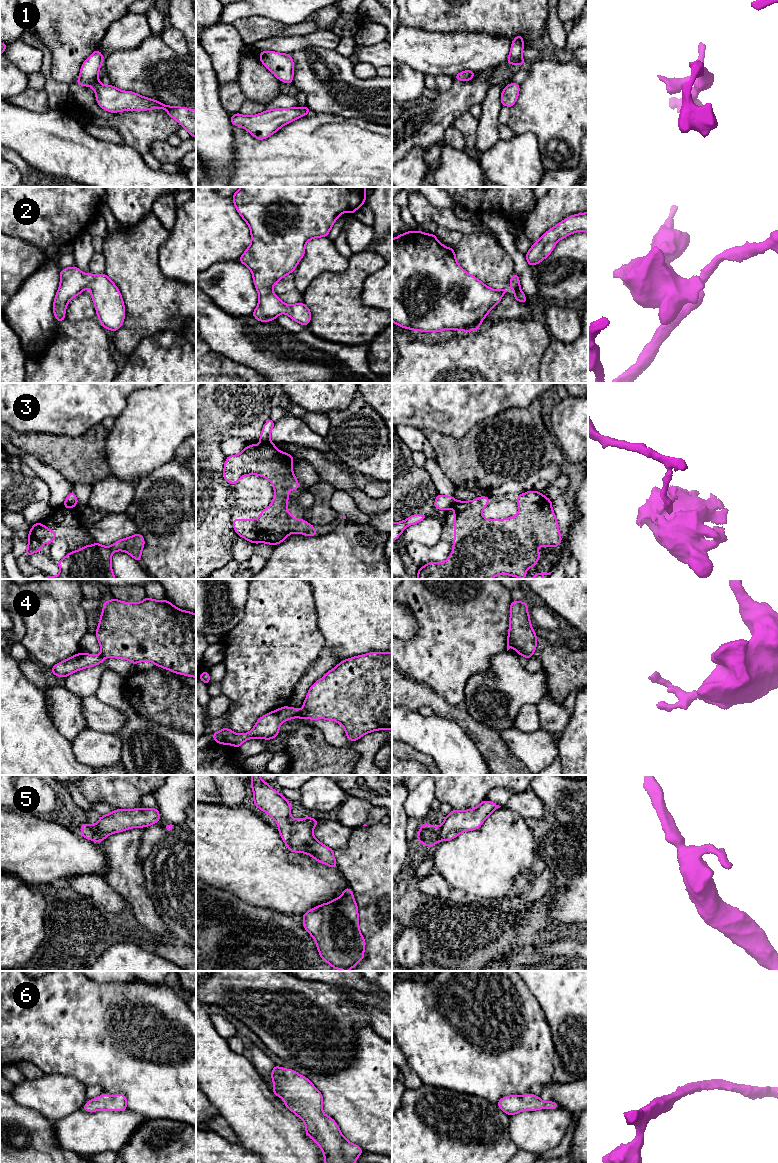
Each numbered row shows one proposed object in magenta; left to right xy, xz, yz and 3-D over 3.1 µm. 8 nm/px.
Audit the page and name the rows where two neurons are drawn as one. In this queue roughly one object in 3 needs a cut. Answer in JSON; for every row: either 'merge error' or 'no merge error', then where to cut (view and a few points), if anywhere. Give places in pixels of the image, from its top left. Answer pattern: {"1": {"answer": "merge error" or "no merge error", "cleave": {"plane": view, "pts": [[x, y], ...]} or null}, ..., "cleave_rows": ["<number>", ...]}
{"1": {"answer": "no merge error", "cleave": null}, "2": {"answer": "no merge error", "cleave": null}, "3": {"answer": "merge error", "cleave": {"plane": "xz", "pts": [[261, 442], [270, 443]]}}, "4": {"answer": "merge error", "cleave": {"plane": "xz", "pts": [[301, 712], [297, 716]]}}, "5": {"answer": "no merge error", "cleave": null}, "6": {"answer": "no merge error", "cleave": null}, "cleave_rows": ["3", "4"]}

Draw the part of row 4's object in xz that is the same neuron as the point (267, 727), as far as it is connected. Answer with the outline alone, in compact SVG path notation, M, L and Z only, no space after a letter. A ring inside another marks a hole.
M286 705L259 718L253 729L247 733L237 734L226 727L213 733L212 736L216 743L229 744L237 748L243 742L252 738L270 740L277 737L280 725L283 722L298 717L300 713L298 707L290 708Z

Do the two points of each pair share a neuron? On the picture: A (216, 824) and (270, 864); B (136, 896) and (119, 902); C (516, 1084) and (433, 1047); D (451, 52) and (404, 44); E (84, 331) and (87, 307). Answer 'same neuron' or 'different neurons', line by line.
A: same neuron
B: different neurons
C: same neuron
D: same neuron
E: different neurons

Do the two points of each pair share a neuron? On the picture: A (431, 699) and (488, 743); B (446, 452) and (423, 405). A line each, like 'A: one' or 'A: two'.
A: one
B: two

